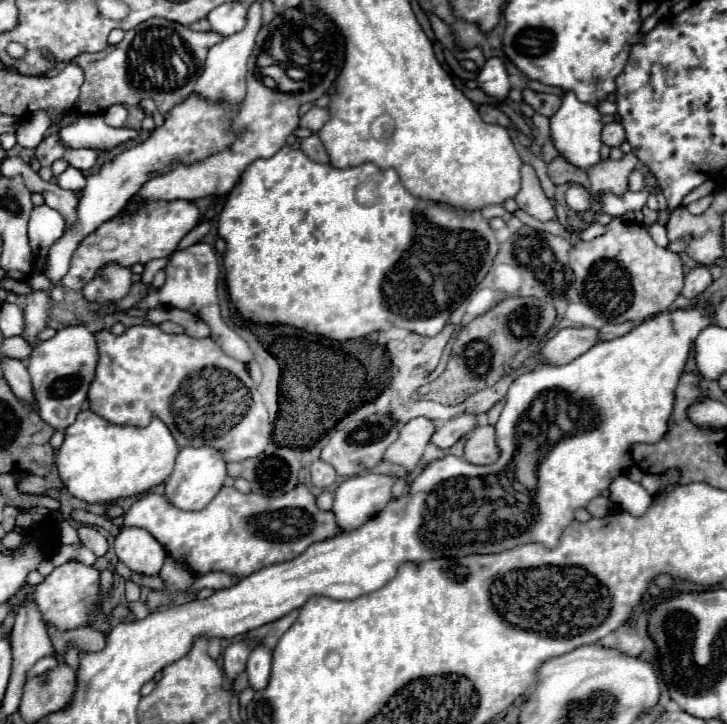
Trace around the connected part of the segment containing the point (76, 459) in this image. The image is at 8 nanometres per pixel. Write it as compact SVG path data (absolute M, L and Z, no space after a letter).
M86 409L66 429L64 443L56 455L56 467L64 487L74 497L88 503L110 503L118 497L146 493L164 483L174 469L178 451L170 429L160 419L152 419L146 427L114 425Z

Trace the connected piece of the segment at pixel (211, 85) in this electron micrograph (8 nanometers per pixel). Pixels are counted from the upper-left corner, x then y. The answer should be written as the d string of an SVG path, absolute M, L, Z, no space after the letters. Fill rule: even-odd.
M258 1L248 5L248 15L246 15L246 27L230 37L224 37L220 43L216 43L214 47L210 47L208 51L208 59L204 65L204 71L200 75L200 79L196 81L194 91L210 101L228 101L228 103L242 103L244 95L246 95L246 63L248 57L254 51L254 43L256 43L256 35L262 27L262 7Z

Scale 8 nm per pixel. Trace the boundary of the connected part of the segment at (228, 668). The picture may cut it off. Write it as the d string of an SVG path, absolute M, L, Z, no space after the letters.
M236 641L236 643L226 647L226 651L224 651L224 671L226 671L226 677L230 681L234 681L238 677L238 673L242 673L246 669L248 655L250 655L248 641Z

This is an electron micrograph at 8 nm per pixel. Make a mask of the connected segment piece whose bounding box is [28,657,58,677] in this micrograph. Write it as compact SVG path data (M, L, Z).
M42 657L42 659L38 659L38 663L30 669L30 673L28 673L28 677L36 677L36 675L42 675L44 671L48 671L48 669L54 669L58 665L58 661L54 659L54 657Z

